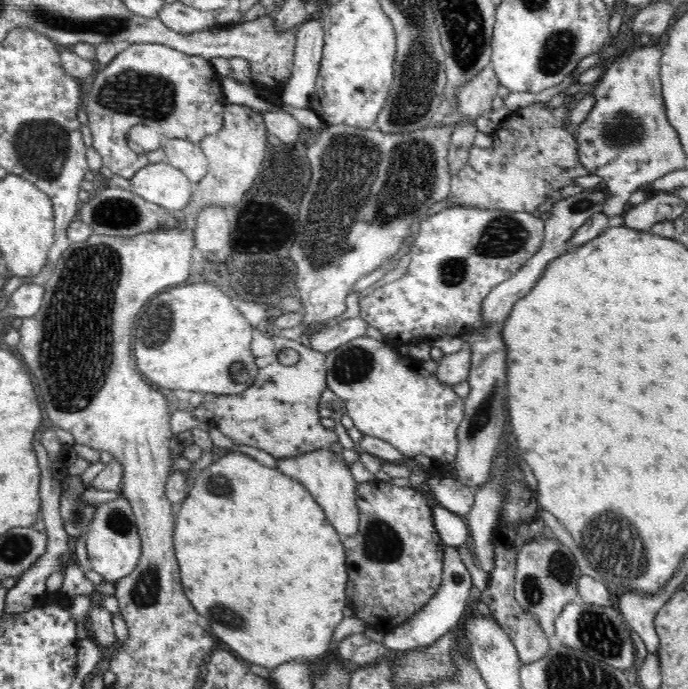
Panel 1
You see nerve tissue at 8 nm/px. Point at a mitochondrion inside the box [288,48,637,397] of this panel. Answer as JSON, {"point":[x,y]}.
{"point":[349,167]}

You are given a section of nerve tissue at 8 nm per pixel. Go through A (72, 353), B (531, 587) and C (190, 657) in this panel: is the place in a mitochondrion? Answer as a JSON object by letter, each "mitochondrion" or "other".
{"A":"mitochondrion","B":"mitochondrion","C":"other"}

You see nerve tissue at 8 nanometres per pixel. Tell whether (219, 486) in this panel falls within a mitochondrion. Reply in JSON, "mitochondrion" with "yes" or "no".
{"mitochondrion":"yes"}

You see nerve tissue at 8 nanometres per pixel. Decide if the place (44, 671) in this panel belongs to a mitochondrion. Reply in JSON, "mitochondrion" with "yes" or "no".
{"mitochondrion":"no"}

